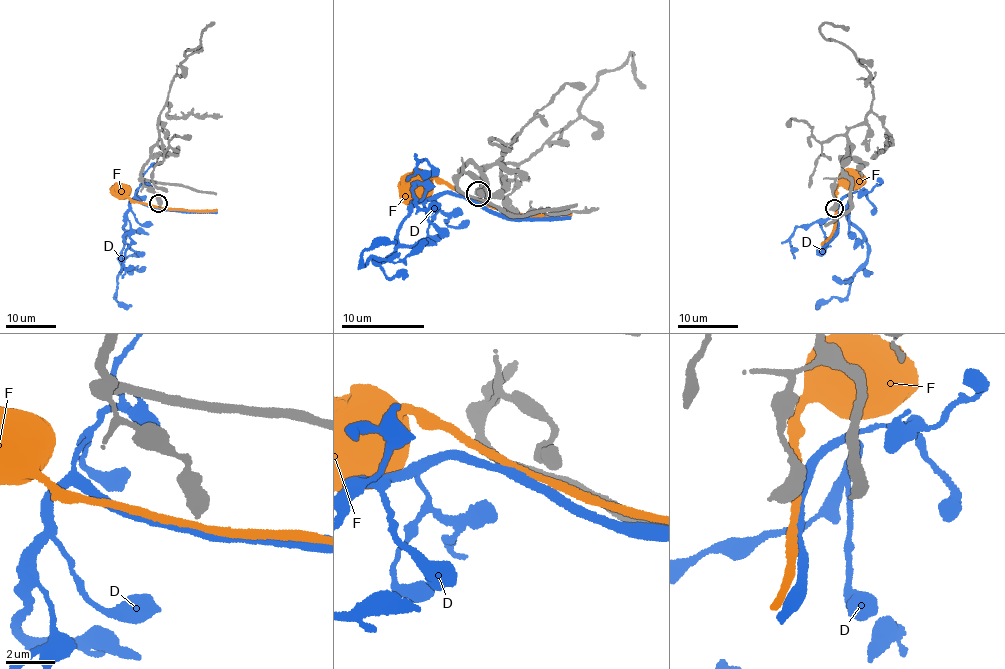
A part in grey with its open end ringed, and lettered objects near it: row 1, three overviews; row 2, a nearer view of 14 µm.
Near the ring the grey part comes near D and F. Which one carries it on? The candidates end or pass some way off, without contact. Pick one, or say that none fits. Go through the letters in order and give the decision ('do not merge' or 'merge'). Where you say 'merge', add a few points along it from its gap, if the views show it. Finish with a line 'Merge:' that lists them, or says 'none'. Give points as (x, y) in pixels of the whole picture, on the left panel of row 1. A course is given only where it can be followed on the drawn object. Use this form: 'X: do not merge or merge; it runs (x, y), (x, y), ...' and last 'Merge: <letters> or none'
D: merge; it runs (157, 207), (135, 199), (126, 214), (123, 228), (125, 244), (115, 299), (131, 305)
F: do not merge
Merge: D

